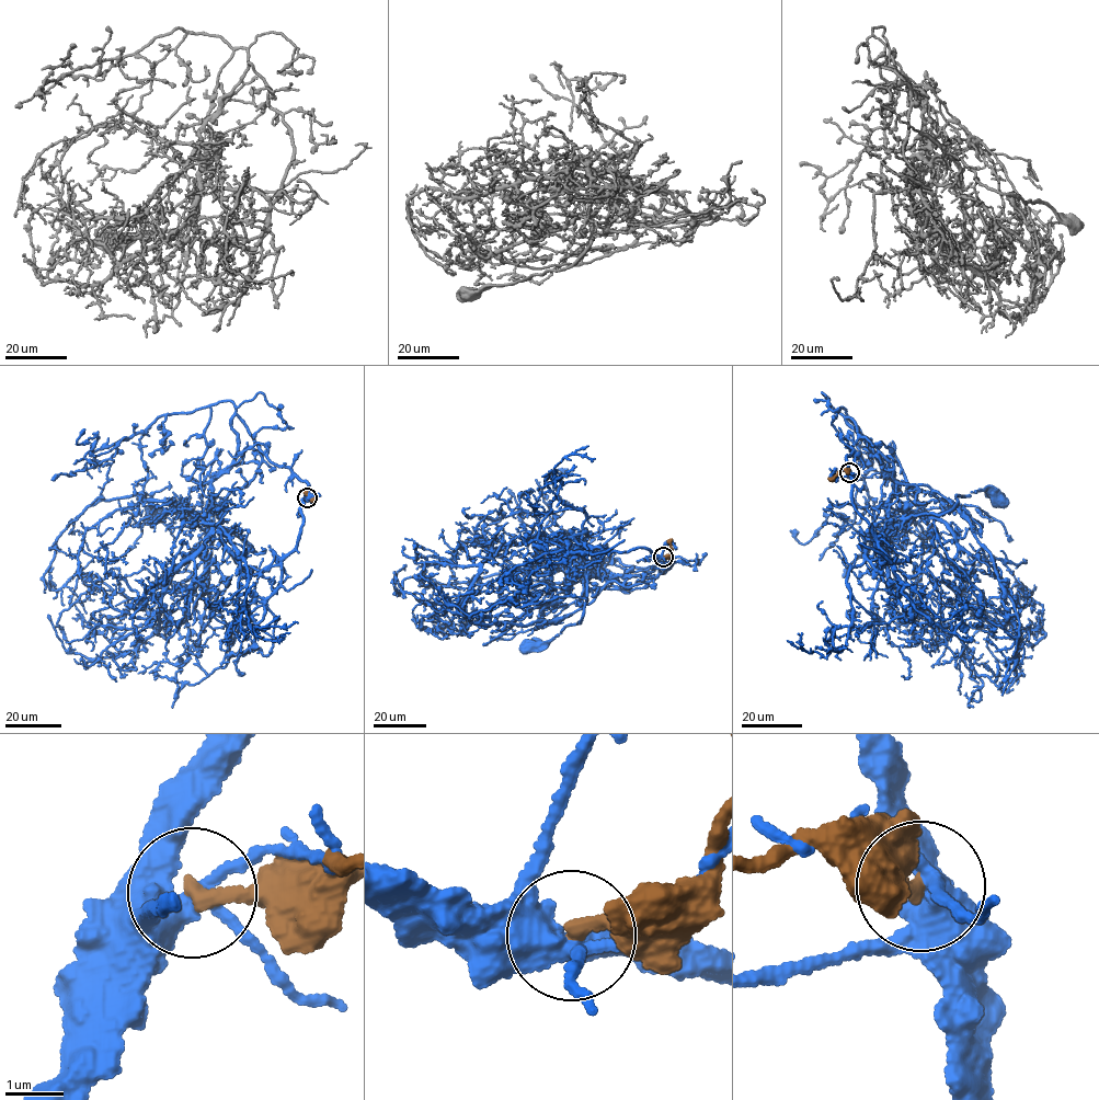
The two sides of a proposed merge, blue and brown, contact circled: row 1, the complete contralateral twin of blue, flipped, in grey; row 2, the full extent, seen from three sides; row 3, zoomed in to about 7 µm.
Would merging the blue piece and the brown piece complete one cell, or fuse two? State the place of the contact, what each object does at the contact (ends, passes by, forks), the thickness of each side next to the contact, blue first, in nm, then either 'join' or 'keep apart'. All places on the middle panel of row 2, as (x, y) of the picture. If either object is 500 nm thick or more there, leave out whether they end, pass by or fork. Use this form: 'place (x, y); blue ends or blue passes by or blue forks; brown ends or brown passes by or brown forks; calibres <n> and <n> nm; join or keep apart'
place (663, 557); blue forks; brown ends; calibres 400 and 280 nm; keep apart

